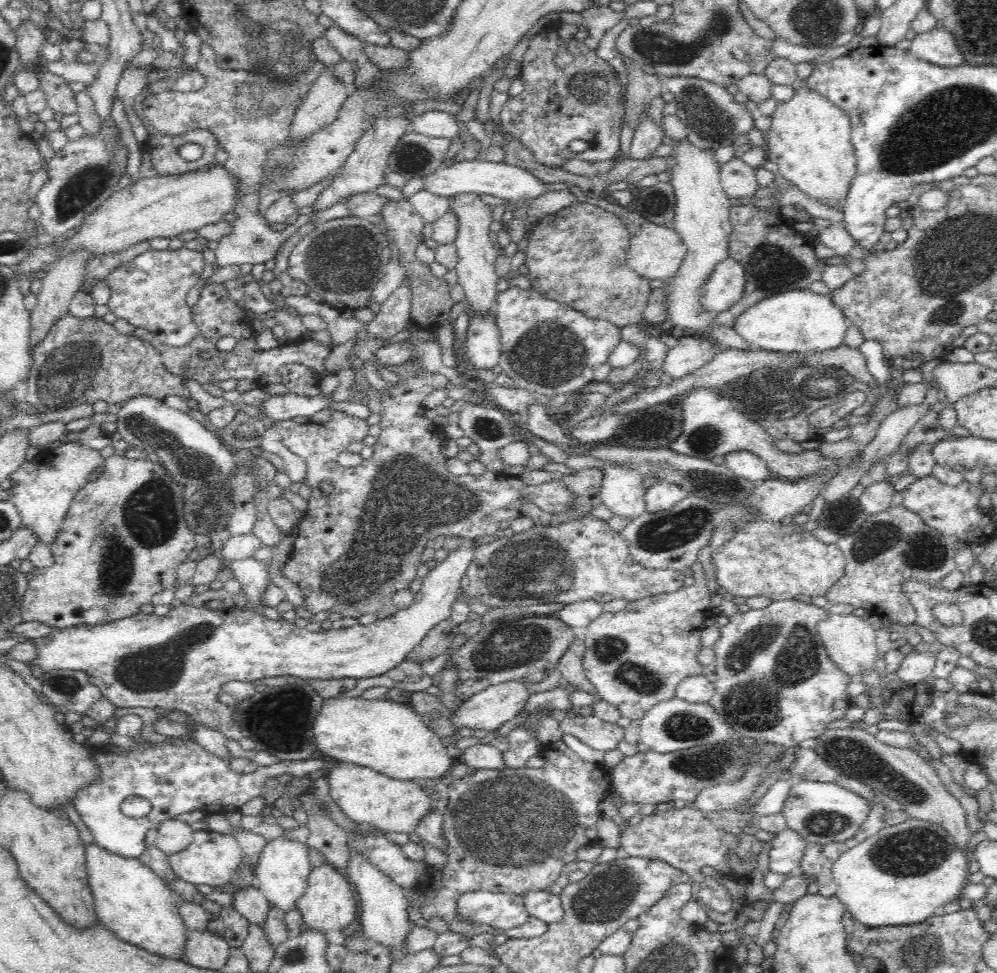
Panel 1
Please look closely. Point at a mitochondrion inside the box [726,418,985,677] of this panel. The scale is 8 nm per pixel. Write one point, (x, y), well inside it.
(872, 547)

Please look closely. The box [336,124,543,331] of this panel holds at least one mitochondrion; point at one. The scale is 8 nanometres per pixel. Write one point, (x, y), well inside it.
(408, 158)

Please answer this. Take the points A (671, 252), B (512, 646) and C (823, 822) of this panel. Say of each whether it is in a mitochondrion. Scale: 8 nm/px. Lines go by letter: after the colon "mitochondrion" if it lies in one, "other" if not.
A: other
B: mitochondrion
C: mitochondrion

